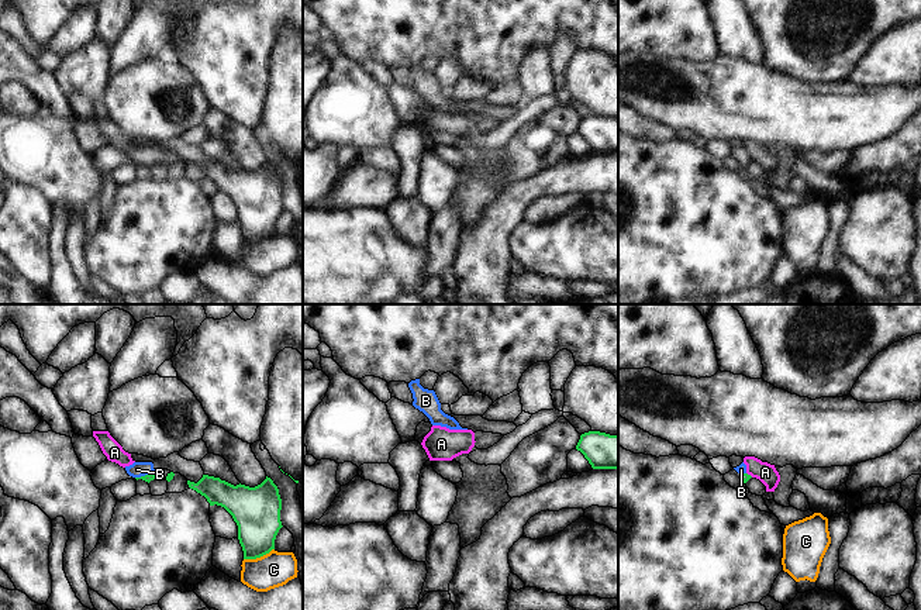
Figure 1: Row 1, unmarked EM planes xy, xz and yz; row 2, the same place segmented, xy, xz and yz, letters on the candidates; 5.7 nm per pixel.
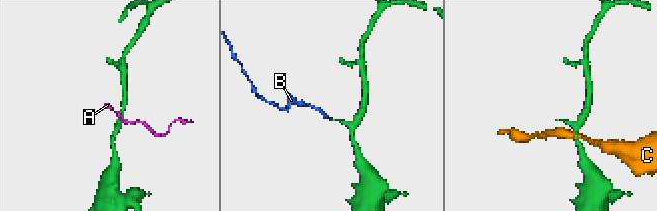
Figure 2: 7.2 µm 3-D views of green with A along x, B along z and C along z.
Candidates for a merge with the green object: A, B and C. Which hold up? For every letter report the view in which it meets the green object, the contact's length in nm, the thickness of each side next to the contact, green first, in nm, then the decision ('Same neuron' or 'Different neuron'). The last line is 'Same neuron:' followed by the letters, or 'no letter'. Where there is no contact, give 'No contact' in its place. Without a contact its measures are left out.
A: Touches green in yz. Shared border 50 nm. Thickness 50 nm (green) against 110 nm. Different neuron
B: Touches green in xy. Shared border 120 nm. Thickness 50 nm (green) against 90 nm. Same neuron
C: Touches green in xy. Shared border 190 nm. Thickness 260 nm (green) against 200 nm. Different neuron
Same neuron: B

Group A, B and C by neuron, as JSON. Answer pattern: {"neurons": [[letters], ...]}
{"neurons": [["A"], ["B"], ["C"]]}

